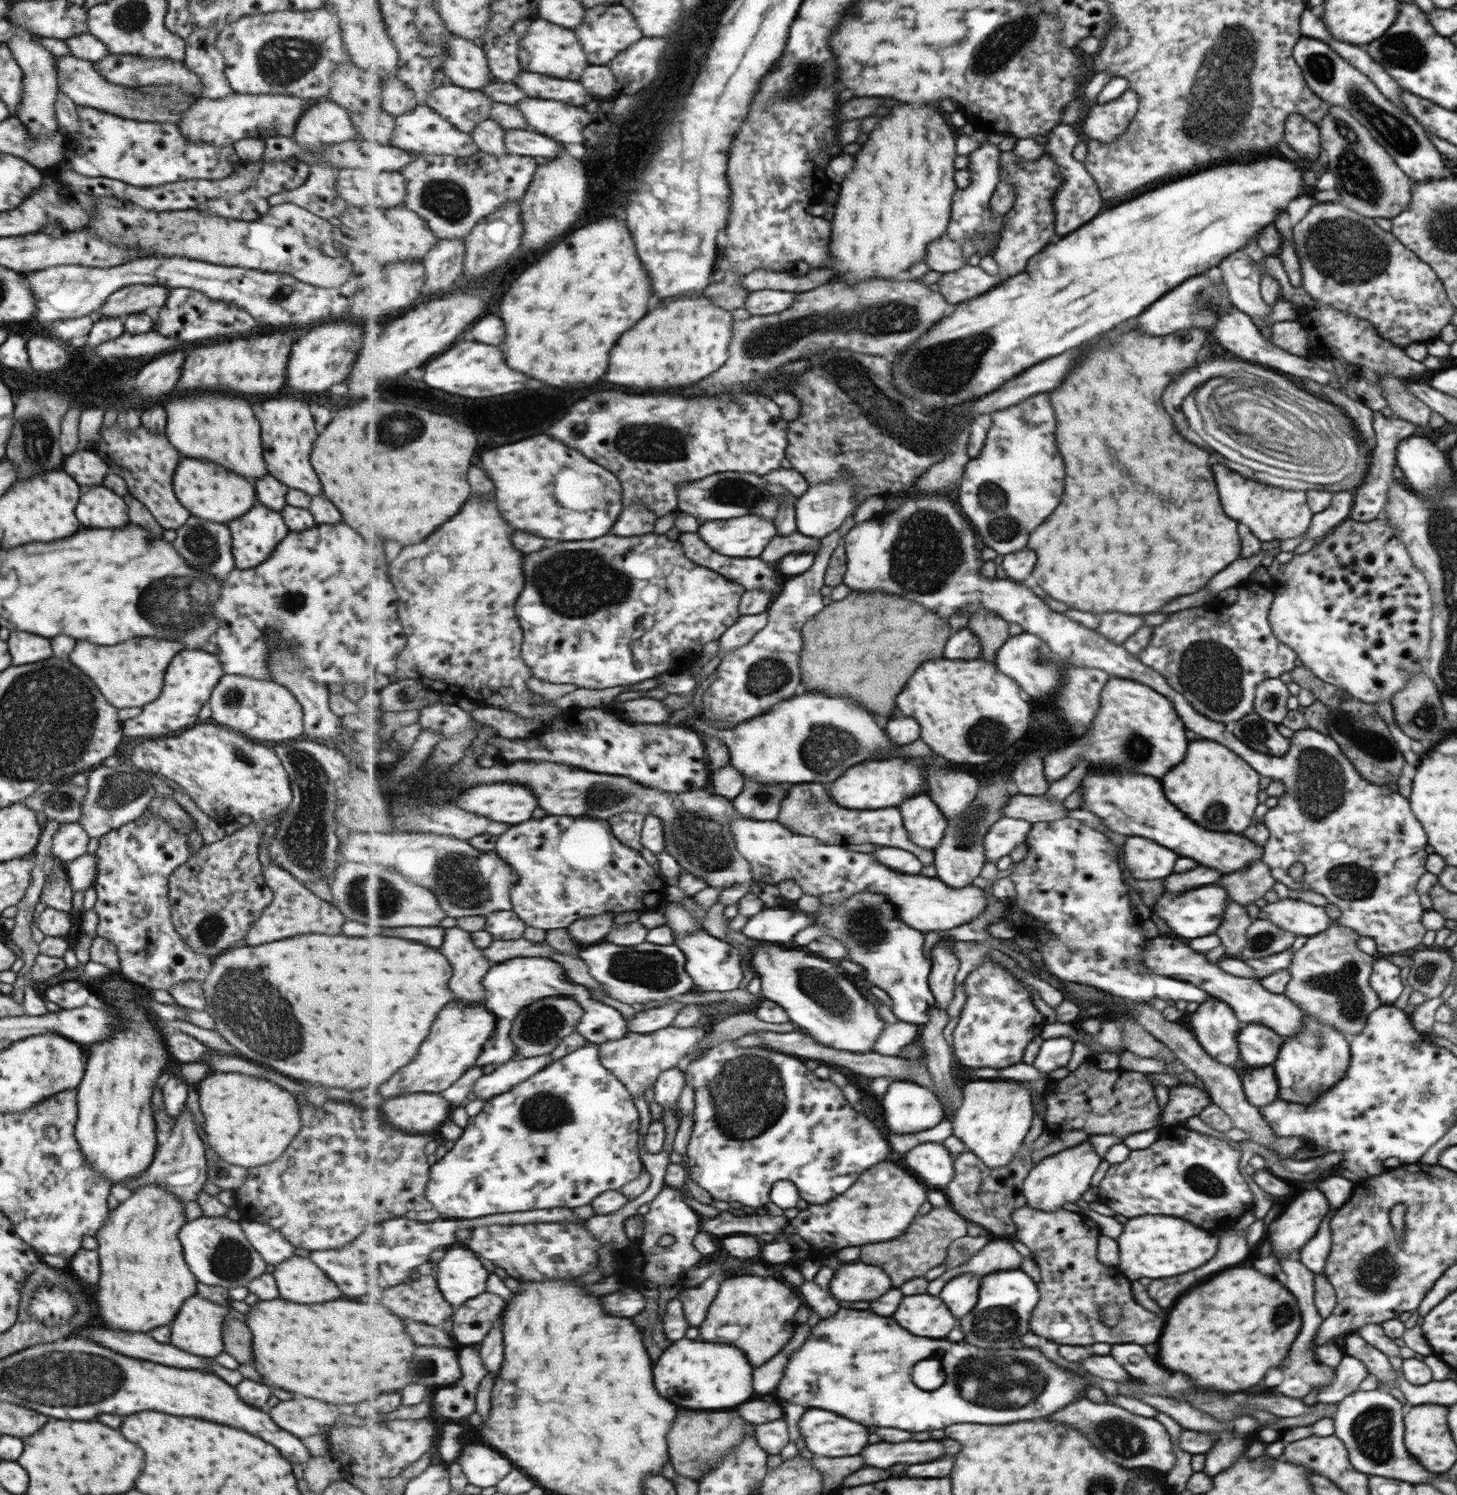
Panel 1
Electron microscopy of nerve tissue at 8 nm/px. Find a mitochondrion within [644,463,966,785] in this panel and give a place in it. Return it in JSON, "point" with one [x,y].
{"point":[825,746]}

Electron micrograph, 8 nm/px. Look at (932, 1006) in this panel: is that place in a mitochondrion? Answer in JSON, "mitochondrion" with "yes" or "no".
{"mitochondrion":"no"}

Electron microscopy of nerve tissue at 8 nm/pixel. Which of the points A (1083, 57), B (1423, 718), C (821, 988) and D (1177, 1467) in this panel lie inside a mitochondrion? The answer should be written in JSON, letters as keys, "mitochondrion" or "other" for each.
{"A":"other","B":"mitochondrion","C":"mitochondrion","D":"other"}

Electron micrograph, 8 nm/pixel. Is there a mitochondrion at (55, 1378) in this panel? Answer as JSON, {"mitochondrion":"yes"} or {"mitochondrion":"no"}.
{"mitochondrion":"yes"}

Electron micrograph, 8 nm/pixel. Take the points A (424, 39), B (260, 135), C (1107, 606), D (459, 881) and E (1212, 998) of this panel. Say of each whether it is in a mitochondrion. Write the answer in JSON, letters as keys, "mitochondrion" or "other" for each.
{"A":"mitochondrion","B":"other","C":"other","D":"mitochondrion","E":"other"}

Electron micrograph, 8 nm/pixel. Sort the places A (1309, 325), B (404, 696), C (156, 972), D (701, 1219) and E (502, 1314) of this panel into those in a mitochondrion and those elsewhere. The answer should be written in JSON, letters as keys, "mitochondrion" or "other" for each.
{"A":"other","B":"mitochondrion","C":"other","D":"other","E":"other"}

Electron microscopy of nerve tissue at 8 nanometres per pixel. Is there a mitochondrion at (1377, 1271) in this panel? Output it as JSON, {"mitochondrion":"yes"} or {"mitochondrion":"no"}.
{"mitochondrion":"yes"}

